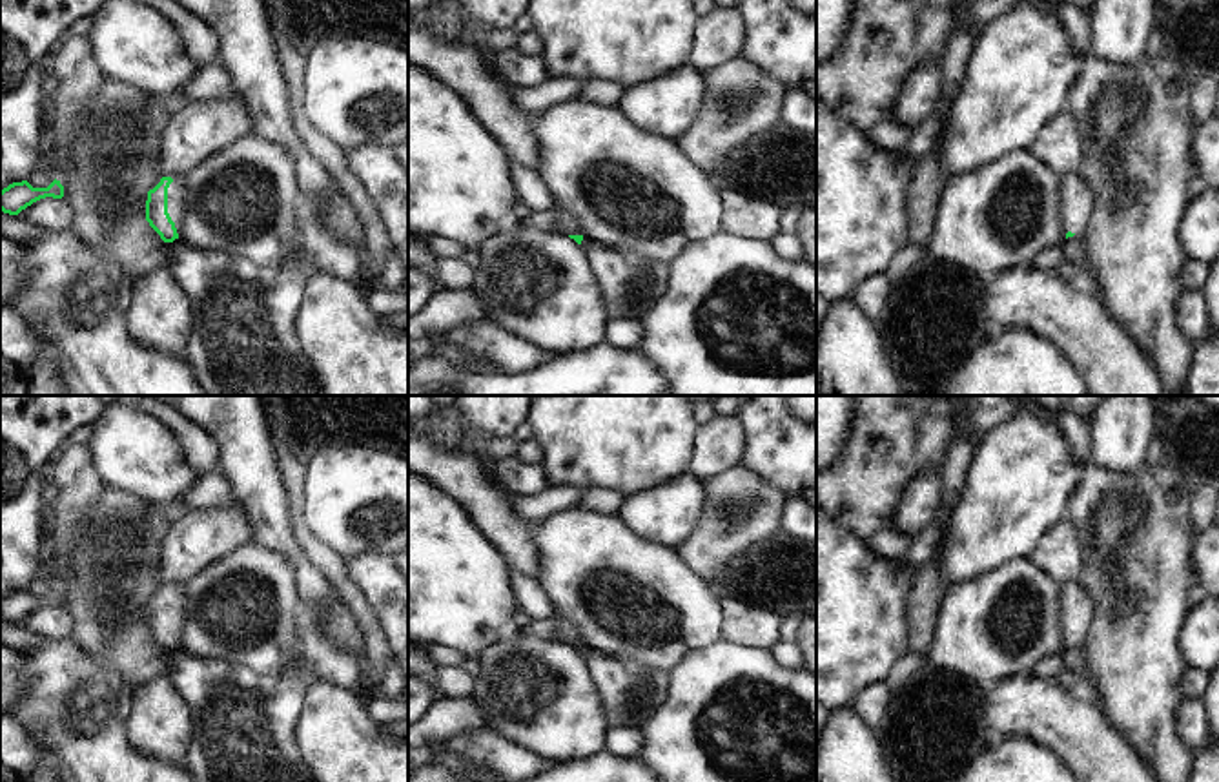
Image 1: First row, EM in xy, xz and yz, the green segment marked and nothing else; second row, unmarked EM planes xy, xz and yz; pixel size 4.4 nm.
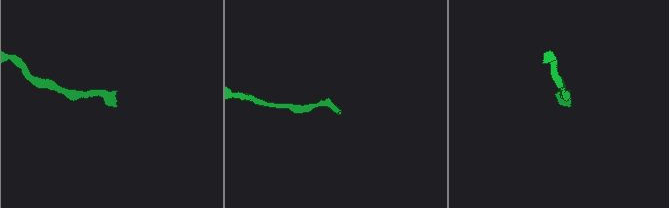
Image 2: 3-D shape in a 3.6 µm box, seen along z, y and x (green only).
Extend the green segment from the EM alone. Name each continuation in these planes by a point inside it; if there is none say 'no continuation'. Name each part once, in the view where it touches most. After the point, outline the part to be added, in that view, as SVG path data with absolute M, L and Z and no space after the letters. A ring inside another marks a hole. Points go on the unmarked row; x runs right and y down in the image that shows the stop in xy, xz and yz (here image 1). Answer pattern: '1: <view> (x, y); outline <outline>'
1: xy (177, 602); outline M175 585L168 596L168 622L175 631L175 636L180 633L186 618L188 598L182 585Z

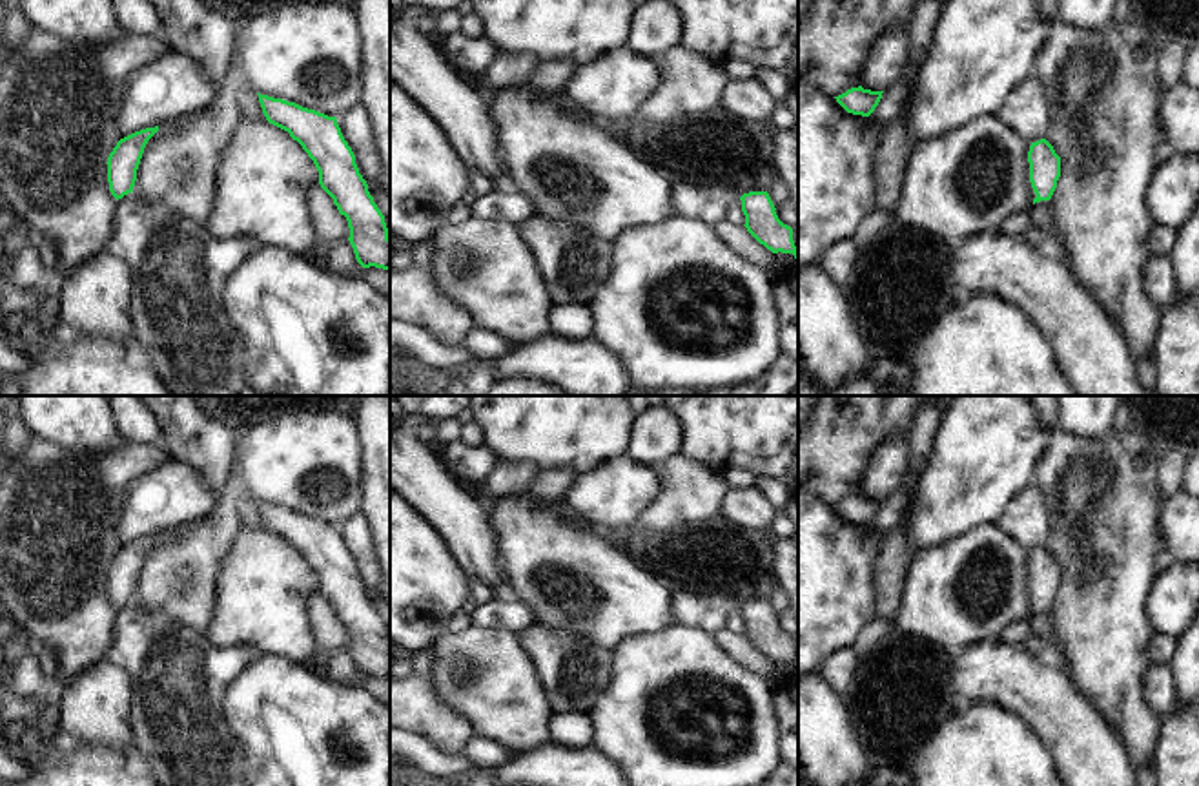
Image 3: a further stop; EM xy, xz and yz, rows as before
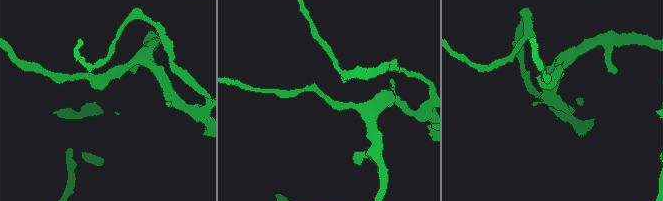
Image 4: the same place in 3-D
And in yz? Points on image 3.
no continuation

